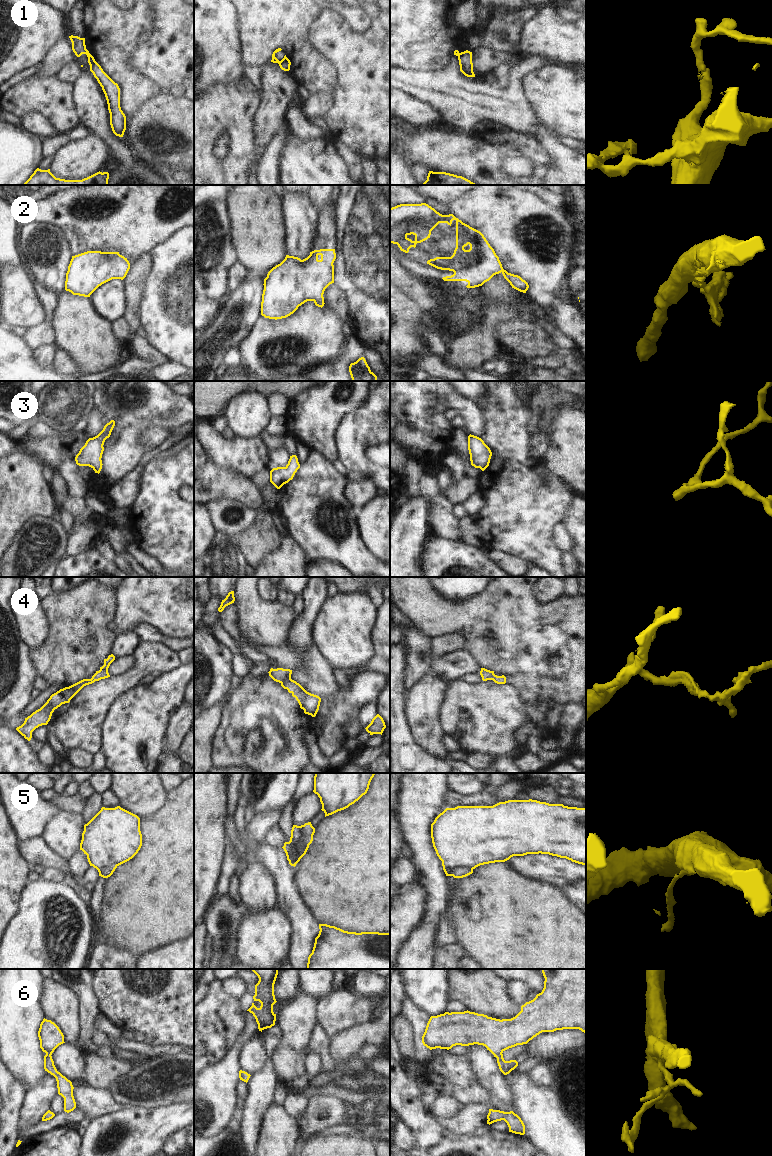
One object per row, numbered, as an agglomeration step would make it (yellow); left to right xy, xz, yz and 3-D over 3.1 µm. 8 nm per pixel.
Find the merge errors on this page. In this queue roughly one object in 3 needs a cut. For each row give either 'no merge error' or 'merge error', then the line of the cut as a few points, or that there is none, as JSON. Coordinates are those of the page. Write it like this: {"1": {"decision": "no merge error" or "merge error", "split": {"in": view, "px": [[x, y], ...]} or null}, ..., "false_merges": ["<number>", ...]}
{"1": {"decision": "merge error", "split": {"in": "xy", "px": [[89, 53], [87, 56]]}}, "2": {"decision": "no merge error", "split": null}, "3": {"decision": "no merge error", "split": null}, "4": {"decision": "no merge error", "split": null}, "5": {"decision": "merge error", "split": {"in": "xz", "px": [[300, 826], [300, 837], [296, 844], [297, 852]]}}, "6": {"decision": "no merge error", "split": null}, "false_merges": ["1", "5"]}

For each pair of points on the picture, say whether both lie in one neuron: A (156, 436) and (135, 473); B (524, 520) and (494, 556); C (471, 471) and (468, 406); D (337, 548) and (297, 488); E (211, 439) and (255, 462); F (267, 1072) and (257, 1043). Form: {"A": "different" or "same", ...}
{"A": "different", "B": "different", "C": "different", "D": "same", "E": "same", "F": "different"}

